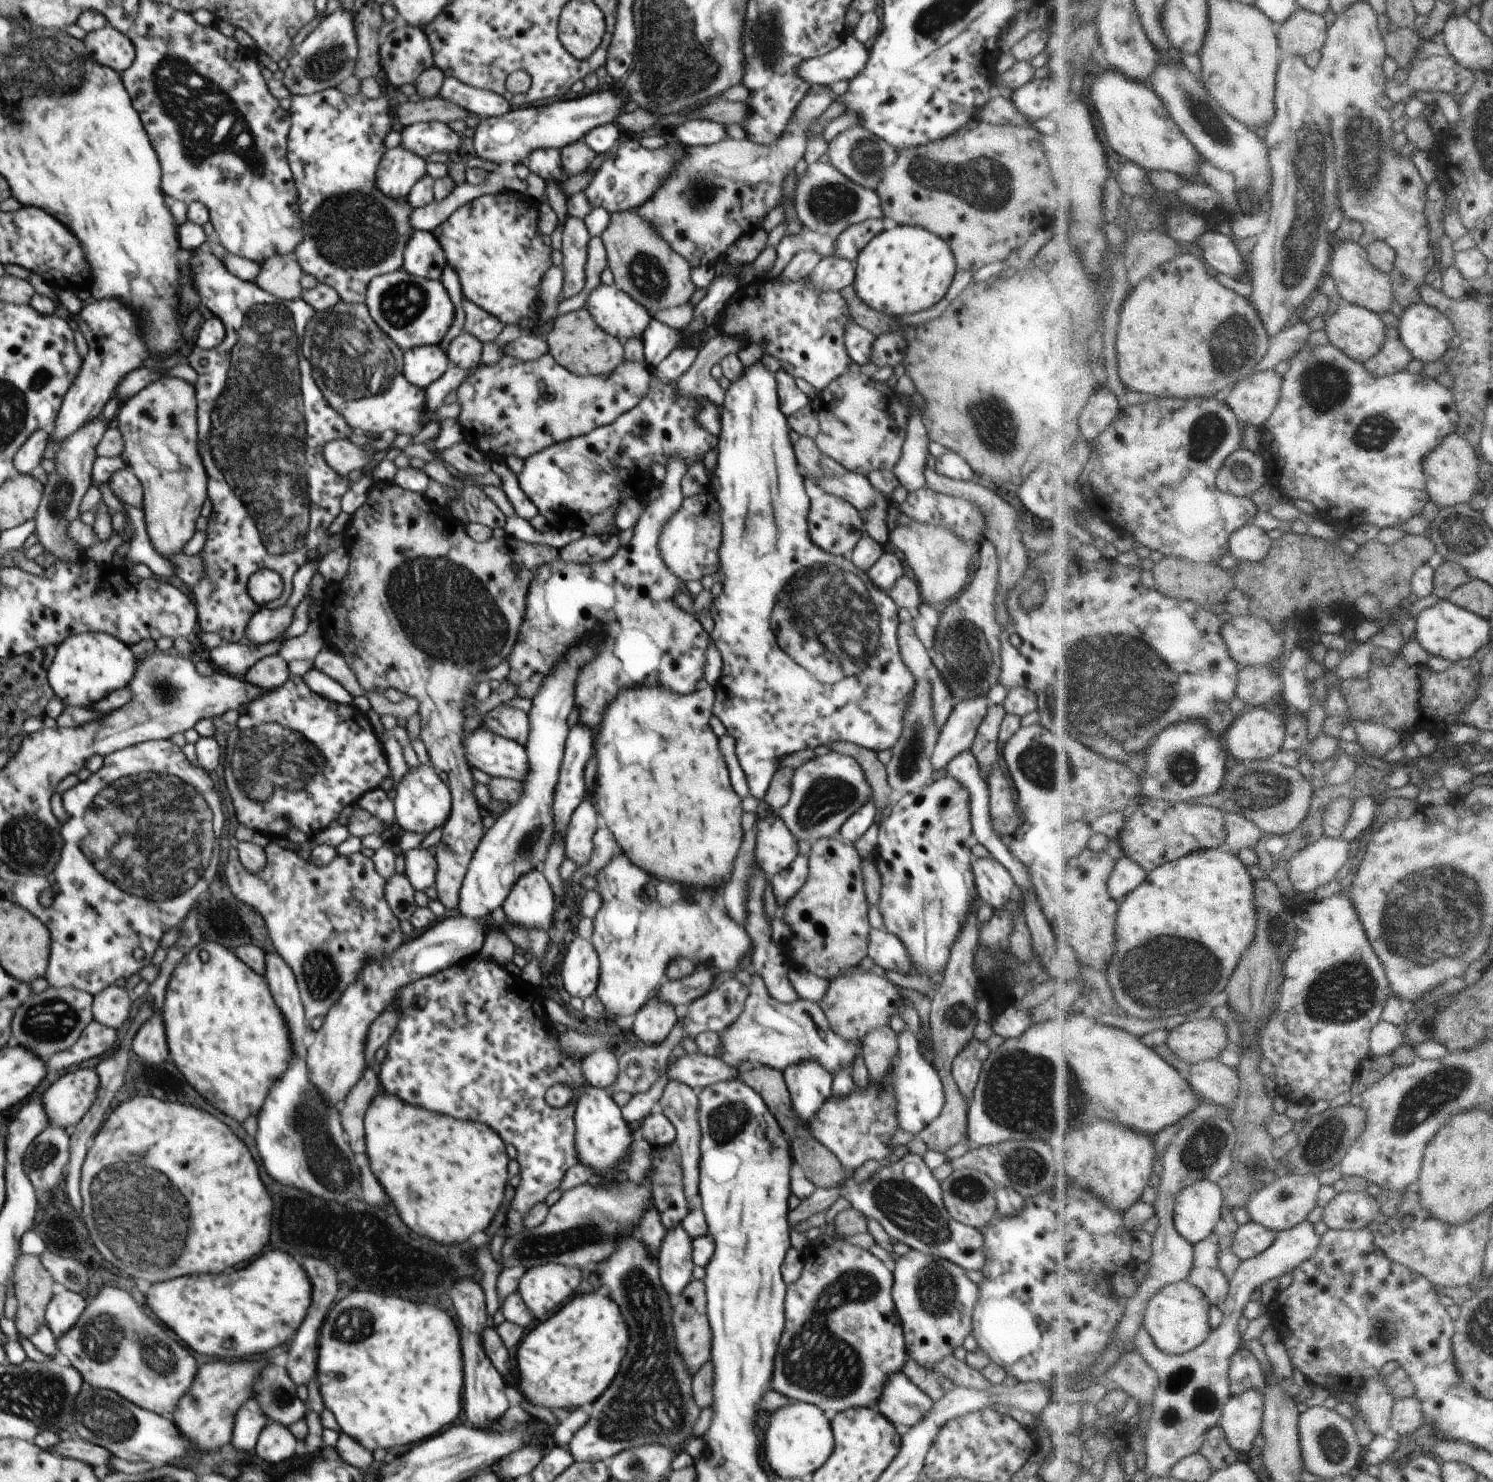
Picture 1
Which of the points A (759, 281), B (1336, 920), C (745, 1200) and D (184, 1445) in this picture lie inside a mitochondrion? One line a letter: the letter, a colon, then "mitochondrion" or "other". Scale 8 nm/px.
A: other
B: other
C: other
D: other

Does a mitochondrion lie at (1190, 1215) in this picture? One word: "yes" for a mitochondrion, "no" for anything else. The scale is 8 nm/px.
no

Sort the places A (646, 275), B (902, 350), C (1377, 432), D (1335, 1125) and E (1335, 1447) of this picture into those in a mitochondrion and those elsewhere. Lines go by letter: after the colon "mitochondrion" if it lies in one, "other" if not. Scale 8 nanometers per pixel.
A: mitochondrion
B: other
C: mitochondrion
D: mitochondrion
E: mitochondrion

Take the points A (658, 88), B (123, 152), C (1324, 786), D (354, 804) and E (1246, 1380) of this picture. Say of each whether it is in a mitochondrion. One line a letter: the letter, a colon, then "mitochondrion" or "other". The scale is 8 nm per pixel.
A: mitochondrion
B: other
C: other
D: other
E: other

